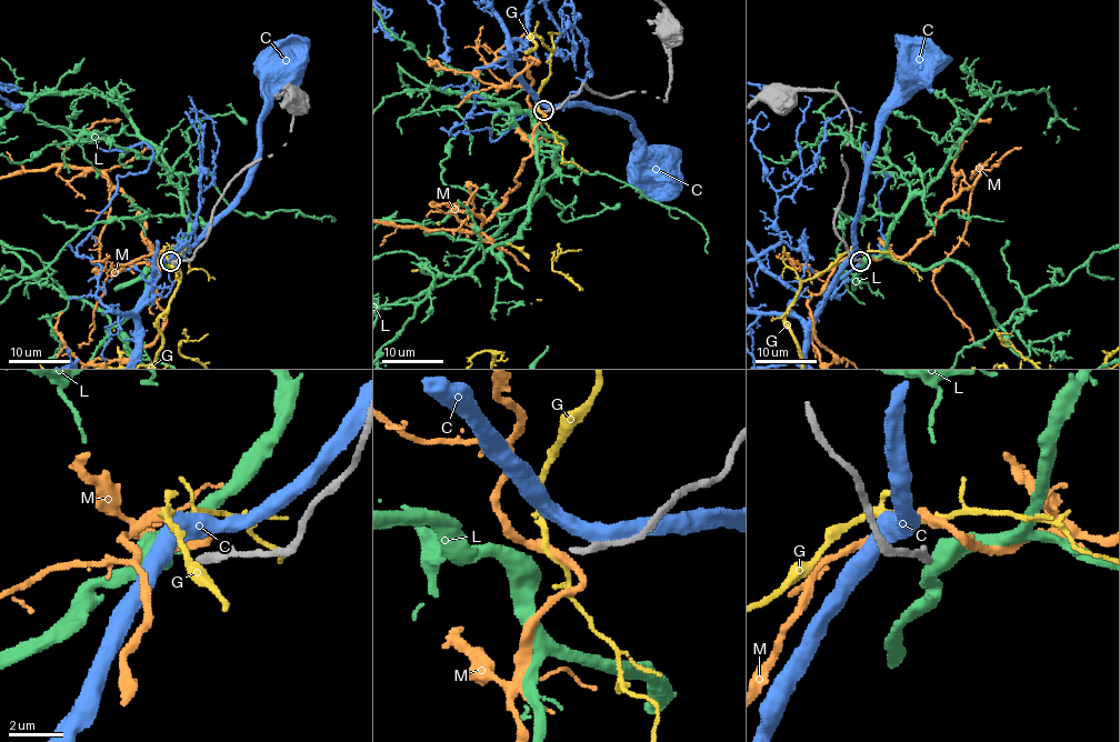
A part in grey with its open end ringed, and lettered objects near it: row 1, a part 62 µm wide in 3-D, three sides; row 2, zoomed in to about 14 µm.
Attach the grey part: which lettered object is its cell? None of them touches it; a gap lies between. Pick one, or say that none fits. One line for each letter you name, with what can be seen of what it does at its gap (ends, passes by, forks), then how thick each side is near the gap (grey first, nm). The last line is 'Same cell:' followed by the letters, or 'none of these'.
L: it passes by; 260 nm thick on the grey side, 500 nm on the other
Same cell: L

